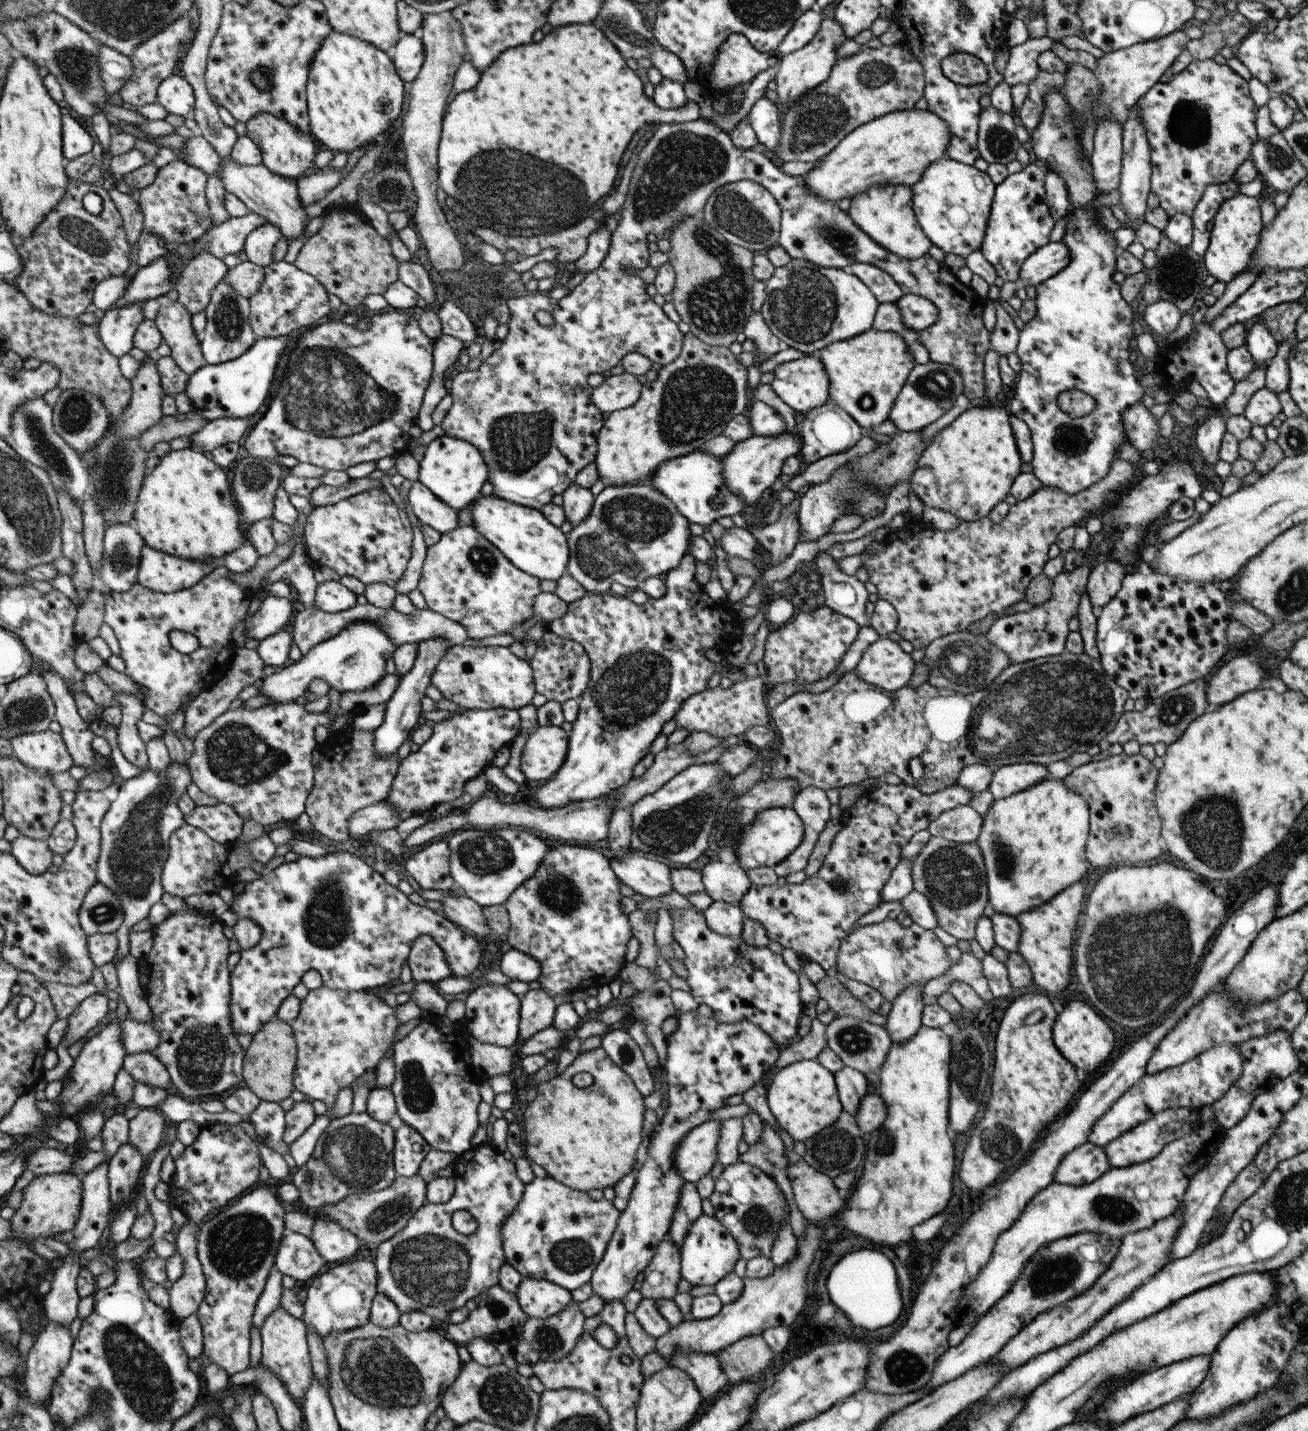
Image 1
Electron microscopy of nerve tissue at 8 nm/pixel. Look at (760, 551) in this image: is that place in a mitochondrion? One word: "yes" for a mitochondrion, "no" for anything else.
no

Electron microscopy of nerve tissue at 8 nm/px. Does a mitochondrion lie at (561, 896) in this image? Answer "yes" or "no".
yes

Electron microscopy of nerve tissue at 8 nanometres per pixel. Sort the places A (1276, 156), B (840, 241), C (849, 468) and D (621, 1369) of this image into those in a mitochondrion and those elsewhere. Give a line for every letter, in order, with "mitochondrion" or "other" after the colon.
A: mitochondrion
B: mitochondrion
C: mitochondrion
D: other

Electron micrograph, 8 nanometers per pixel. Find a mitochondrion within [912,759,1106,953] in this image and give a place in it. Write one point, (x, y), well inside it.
(952, 876)

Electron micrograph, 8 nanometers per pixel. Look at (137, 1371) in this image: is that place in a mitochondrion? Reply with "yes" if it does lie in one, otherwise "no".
yes

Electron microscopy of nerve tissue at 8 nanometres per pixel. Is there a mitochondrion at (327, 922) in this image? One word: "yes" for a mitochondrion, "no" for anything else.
yes

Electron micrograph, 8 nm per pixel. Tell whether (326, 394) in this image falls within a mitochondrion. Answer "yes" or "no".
yes

